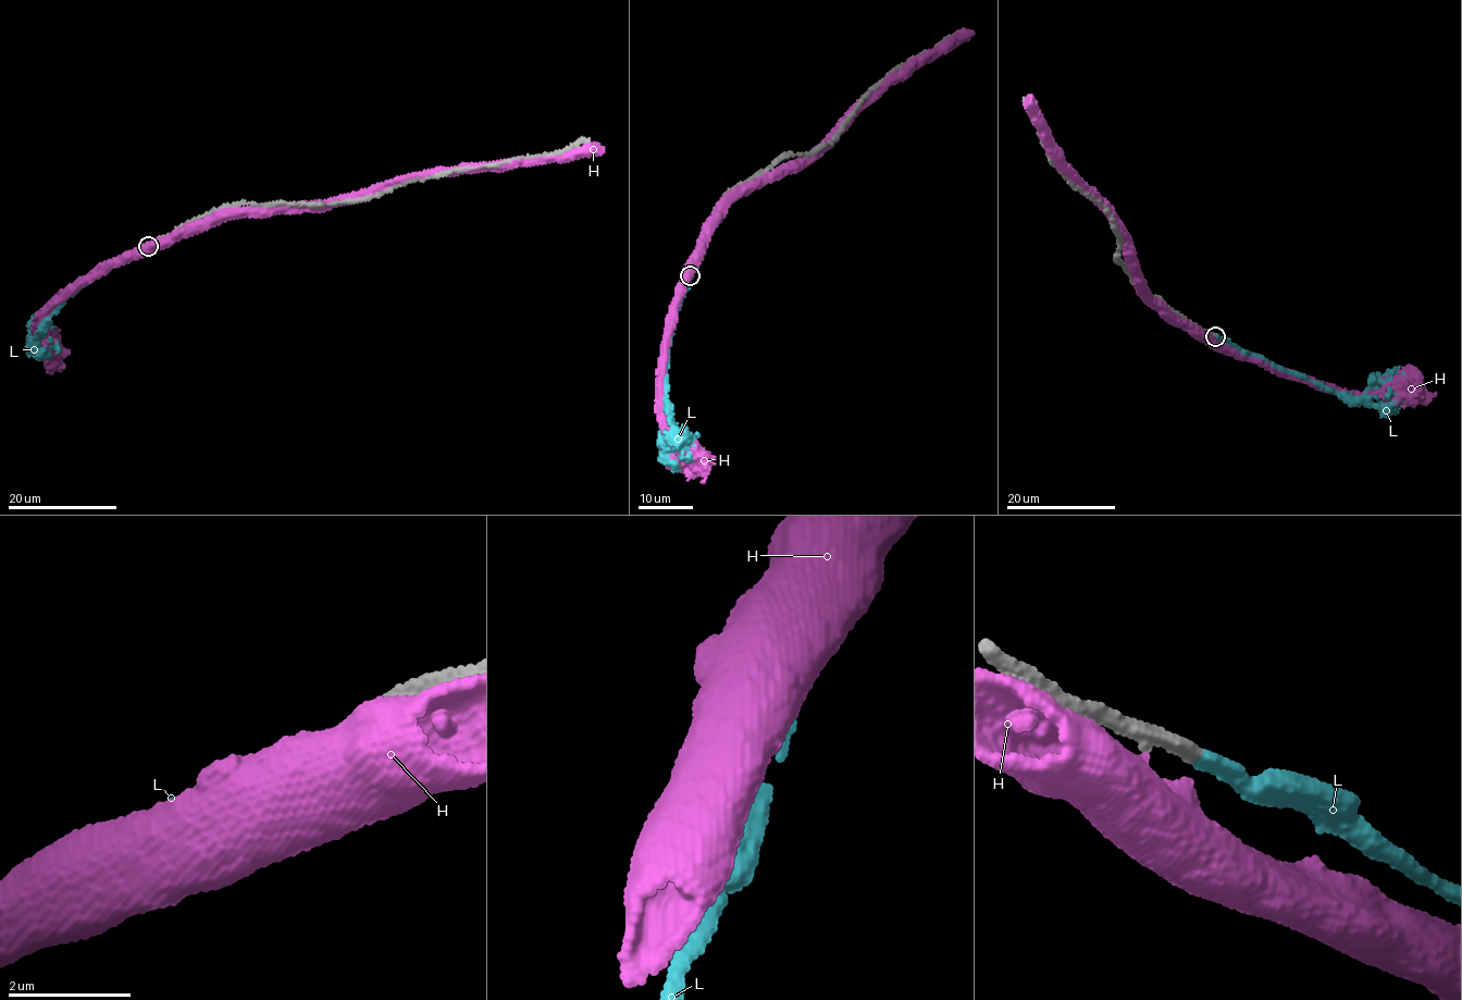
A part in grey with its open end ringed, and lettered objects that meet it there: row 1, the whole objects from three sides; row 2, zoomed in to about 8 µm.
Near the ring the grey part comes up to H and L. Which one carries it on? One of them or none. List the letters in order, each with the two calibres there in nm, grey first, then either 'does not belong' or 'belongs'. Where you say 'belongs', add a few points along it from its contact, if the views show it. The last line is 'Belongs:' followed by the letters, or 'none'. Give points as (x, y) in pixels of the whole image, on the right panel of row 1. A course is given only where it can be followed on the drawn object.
H: 380/650 nm | does not belong
L: 280/240 nm | belongs | via (1215, 336), (1275, 367), (1359, 398), (1368, 391), (1407, 387), (1405, 377)
Belongs: L

